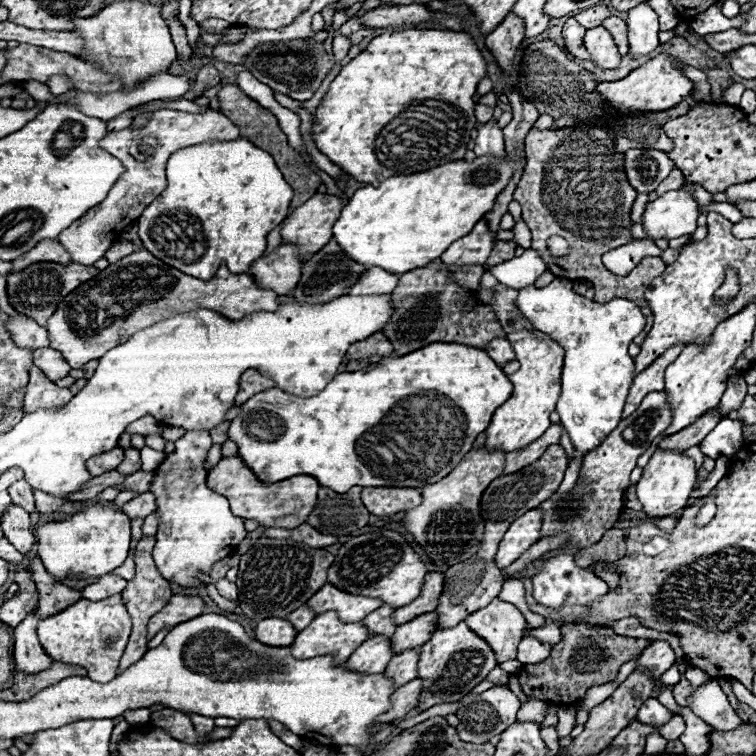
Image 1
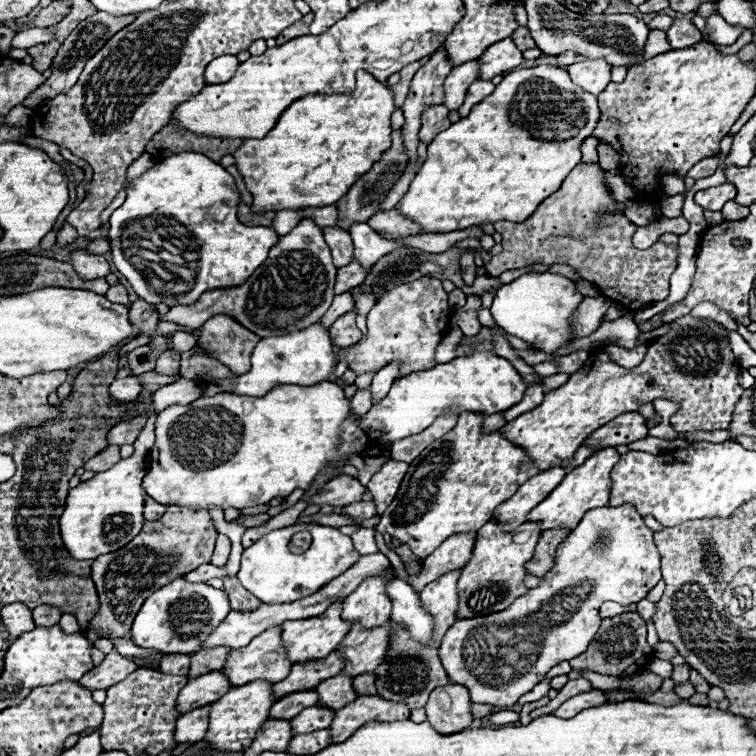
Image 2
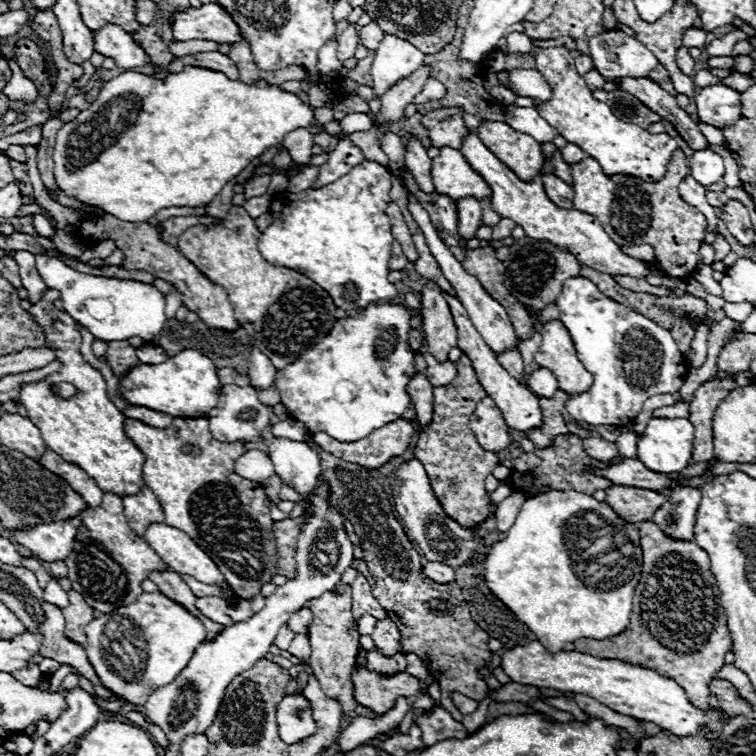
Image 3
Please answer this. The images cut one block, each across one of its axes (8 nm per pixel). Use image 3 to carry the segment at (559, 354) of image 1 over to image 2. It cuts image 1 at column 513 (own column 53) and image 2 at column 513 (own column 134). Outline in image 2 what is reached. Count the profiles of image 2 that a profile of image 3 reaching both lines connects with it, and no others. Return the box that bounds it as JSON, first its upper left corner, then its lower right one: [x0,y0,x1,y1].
[376,412,540,558]

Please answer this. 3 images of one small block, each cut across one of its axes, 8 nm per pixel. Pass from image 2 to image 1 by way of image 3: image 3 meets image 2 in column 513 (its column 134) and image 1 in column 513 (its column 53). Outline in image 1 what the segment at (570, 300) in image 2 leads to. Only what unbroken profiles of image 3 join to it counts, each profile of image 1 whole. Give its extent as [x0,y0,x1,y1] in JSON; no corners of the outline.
[488,248,546,290]

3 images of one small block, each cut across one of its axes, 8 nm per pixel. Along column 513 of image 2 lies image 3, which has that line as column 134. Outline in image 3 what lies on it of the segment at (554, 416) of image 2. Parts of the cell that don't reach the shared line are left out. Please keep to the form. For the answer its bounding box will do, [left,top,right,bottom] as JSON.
[124,418,276,612]

